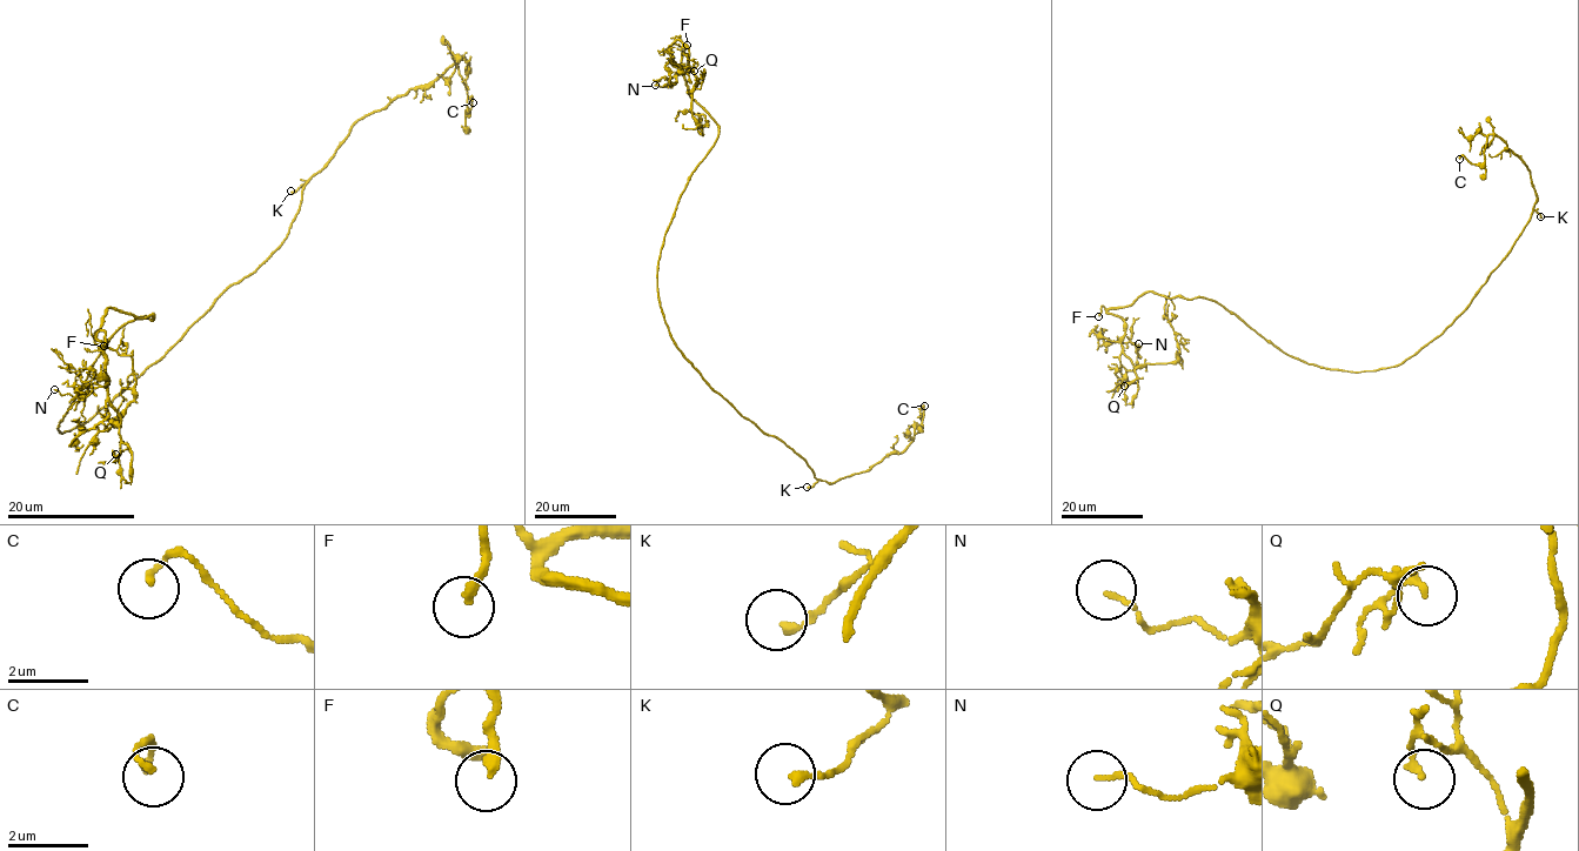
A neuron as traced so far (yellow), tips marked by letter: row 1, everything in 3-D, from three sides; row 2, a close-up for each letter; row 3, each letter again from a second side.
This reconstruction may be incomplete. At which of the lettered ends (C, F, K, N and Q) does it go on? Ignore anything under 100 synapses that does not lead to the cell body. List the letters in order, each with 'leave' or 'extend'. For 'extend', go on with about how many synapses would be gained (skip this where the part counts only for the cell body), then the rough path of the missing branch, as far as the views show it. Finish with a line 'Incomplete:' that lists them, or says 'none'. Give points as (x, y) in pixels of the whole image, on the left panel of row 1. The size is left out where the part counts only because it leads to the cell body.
C: leave
F: extend | (104, 346), (62, 483), (86, 506), (111, 502), (206, 419), (218, 387), (267, 381)
K: leave
N: leave
Q: leave
Incomplete: F

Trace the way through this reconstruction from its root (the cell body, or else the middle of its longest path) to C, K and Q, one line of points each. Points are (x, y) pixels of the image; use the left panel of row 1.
C: (58, 430), (104, 408), (281, 243), (303, 186), (359, 119), (456, 64), (467, 109), (473, 102)
K: (58, 430), (67, 431), (104, 408), (281, 243), (299, 212), (306, 181), (290, 191)
Q: (58, 430), (104, 344), (152, 315), (108, 307), (95, 332), (128, 446), (115, 454)

